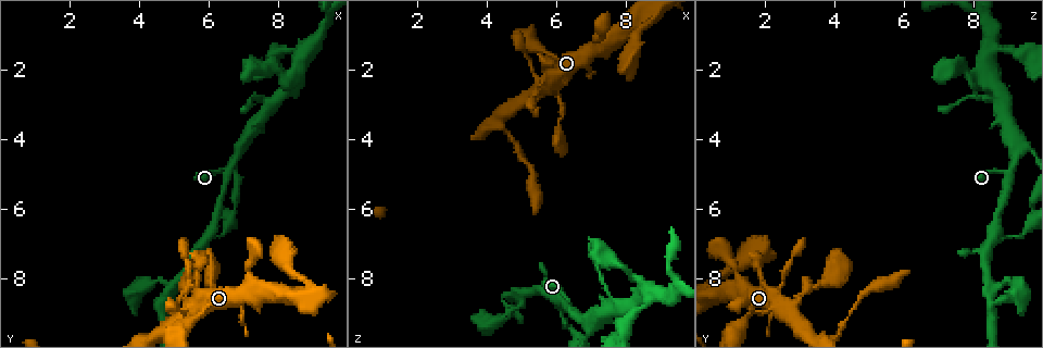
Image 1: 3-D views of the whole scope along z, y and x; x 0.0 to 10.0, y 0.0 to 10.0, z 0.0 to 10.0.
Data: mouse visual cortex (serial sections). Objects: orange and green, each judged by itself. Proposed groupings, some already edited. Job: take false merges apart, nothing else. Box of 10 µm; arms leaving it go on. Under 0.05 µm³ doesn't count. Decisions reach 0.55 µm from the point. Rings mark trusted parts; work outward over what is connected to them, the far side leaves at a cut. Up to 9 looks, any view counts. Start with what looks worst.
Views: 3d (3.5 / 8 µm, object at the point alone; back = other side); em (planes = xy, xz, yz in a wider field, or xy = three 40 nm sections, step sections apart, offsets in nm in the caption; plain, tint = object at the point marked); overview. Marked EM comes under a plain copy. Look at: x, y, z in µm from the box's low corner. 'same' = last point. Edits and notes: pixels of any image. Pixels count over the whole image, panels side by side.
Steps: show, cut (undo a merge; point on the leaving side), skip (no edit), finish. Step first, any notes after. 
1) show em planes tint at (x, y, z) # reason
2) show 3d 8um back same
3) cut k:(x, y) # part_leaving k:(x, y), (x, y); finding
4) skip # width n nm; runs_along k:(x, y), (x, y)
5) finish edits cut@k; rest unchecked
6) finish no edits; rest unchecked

show 3d 8um at (5.55, 9.00, 2.40) # thin arm on a thick one

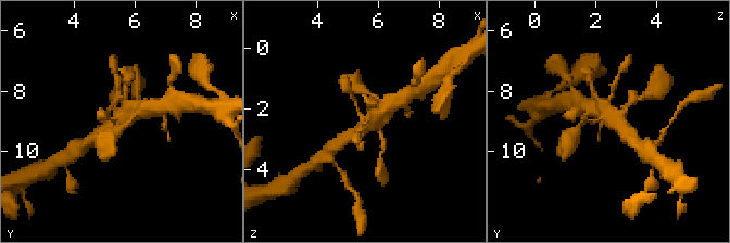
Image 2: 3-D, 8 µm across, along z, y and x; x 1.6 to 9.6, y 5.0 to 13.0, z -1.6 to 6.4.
show 3d 3.5um same

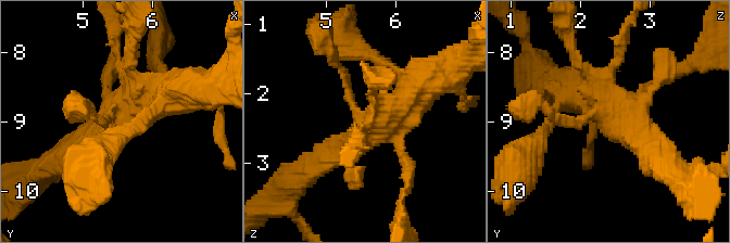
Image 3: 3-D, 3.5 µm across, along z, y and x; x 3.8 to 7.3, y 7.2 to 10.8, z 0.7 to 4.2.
show em xy step 3 tint at (5.50, 9.00, 2.35)

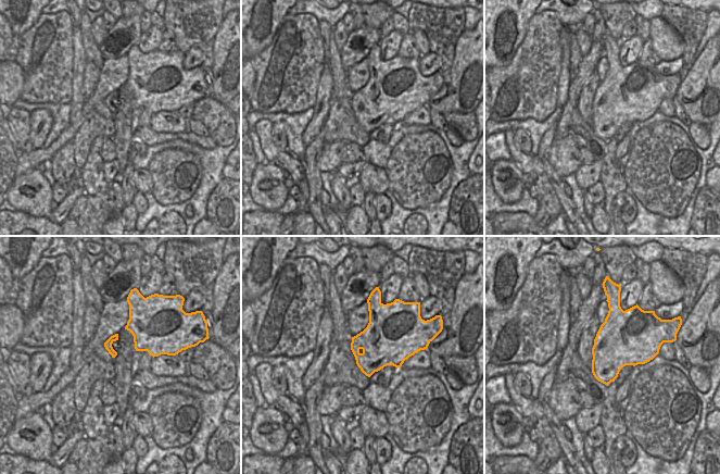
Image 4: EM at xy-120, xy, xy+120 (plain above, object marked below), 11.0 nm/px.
skip # runs_along 3:(414, 94), (370, 128), (334, 59); one cell here

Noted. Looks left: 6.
show 3d 3.5um back at (6.15, 6.45, 8.65) # thin neck

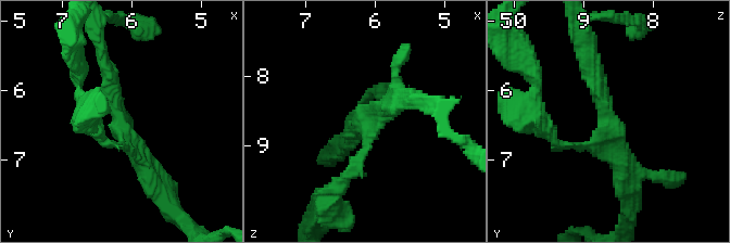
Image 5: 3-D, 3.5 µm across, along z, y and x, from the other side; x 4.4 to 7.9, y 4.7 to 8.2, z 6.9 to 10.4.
show em xy step 5 tint at (6.20, 6.50, 8.65) # arms 3; arm_widths 150, 250, 300 nm; now the EM

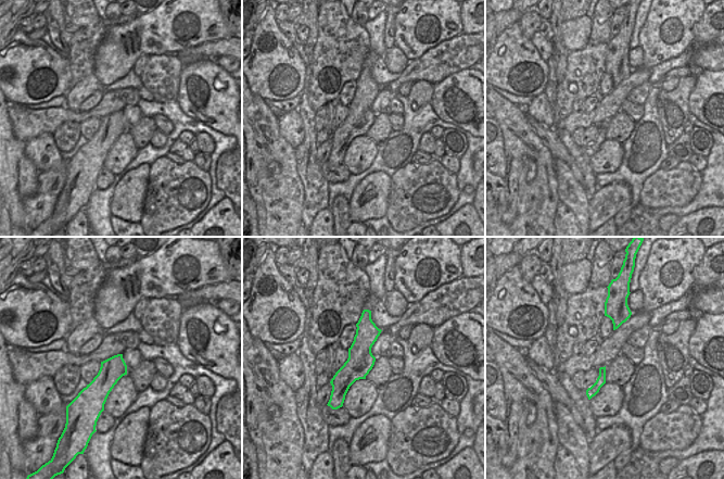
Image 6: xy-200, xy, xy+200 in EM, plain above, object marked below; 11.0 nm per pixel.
skip # runs_along 5:(100, 59), (120, 128), (153, 181); all the same cell

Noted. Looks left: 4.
show 3d 8um at (5.00, 8.05, 8.45) # branch point

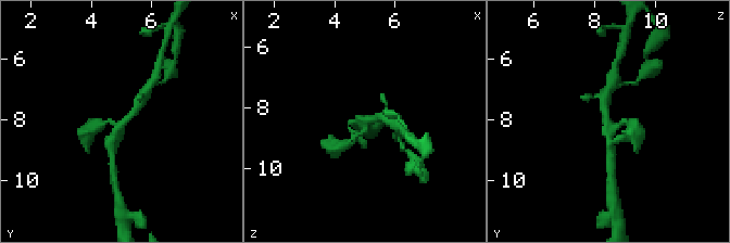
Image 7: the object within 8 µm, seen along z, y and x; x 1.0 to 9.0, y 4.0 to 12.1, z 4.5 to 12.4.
show 3d 3.5um same

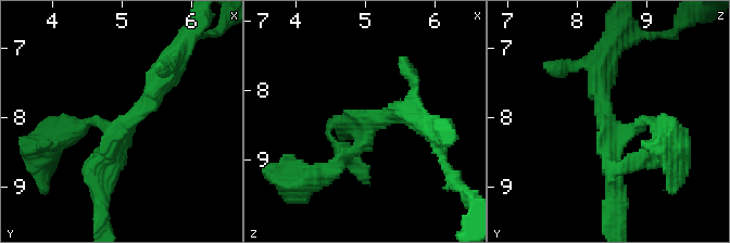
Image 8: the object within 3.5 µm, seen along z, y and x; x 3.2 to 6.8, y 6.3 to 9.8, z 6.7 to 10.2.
show em xy step 5 tint at (5.05, 8.10, 8.45) # shape alone is not enough

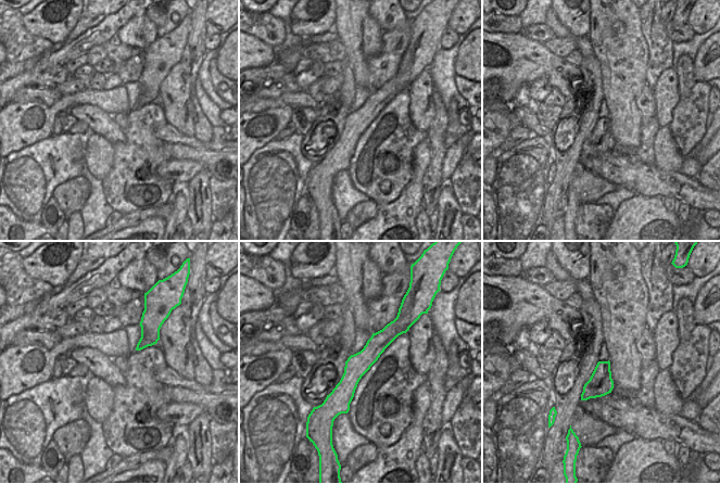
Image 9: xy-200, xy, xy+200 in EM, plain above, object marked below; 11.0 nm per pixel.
skip # one cell here

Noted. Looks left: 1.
finish no edits; rest unchecked

